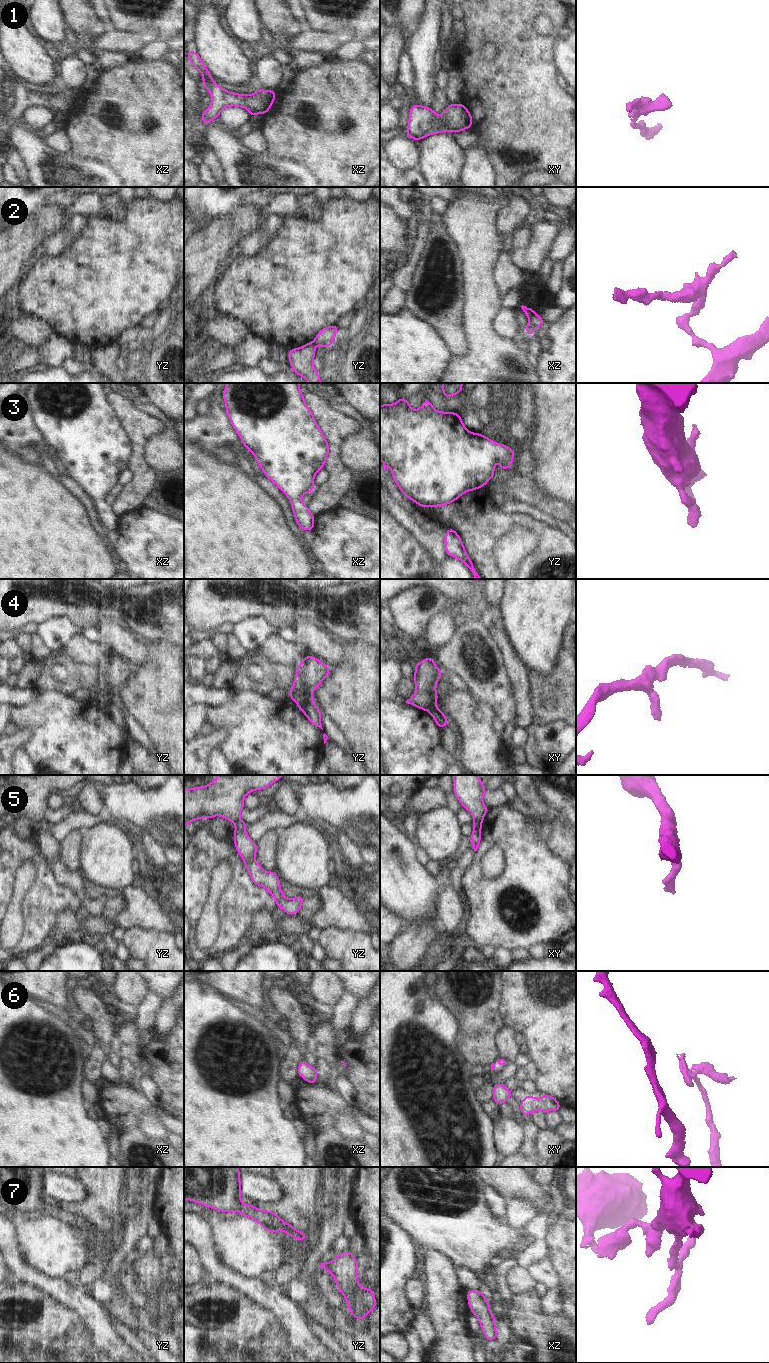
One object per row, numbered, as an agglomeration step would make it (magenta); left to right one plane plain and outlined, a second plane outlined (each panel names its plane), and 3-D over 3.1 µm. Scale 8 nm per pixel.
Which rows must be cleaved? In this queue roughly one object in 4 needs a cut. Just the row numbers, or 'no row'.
2, 4, 5, 6

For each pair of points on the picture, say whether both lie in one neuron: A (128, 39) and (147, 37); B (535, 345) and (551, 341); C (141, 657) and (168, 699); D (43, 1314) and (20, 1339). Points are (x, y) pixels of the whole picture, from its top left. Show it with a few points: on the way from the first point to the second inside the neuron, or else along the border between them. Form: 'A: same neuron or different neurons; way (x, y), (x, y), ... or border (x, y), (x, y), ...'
A: same neuron; way (133, 39), (142, 39)
B: different neurons; border (539, 339), (542, 348)
C: different neurons; border (148, 643), (149, 660), (135, 672)
D: different neurons; border (10, 1328), (23, 1328), (43, 1339), (49, 1339)

